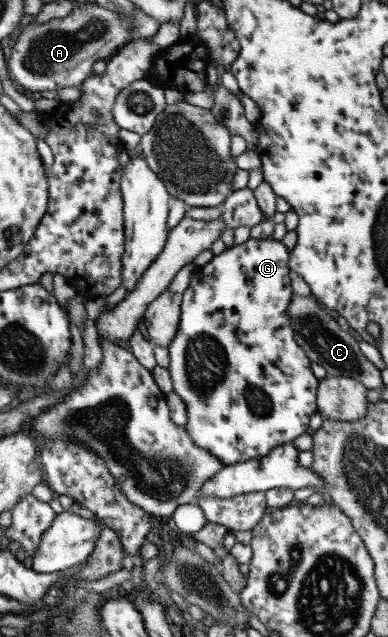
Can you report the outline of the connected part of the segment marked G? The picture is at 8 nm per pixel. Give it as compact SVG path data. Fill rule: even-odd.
M272 236L265 240L250 239L248 242L226 249L221 254L215 255L204 266L200 267L192 278L190 287L183 297L181 324L178 335L169 347L171 355L170 375L173 390L181 397L186 405L188 422L185 426L191 433L194 441L204 449L212 452L222 459L225 465L234 465L247 462L257 457L267 456L279 445L293 443L297 437L306 434L310 429L312 415L318 412L317 393L320 381L312 371L312 360L306 350L301 346L294 335L293 317L289 314L289 305L293 299L292 281L290 281L289 261L290 249L286 248L282 240Z

